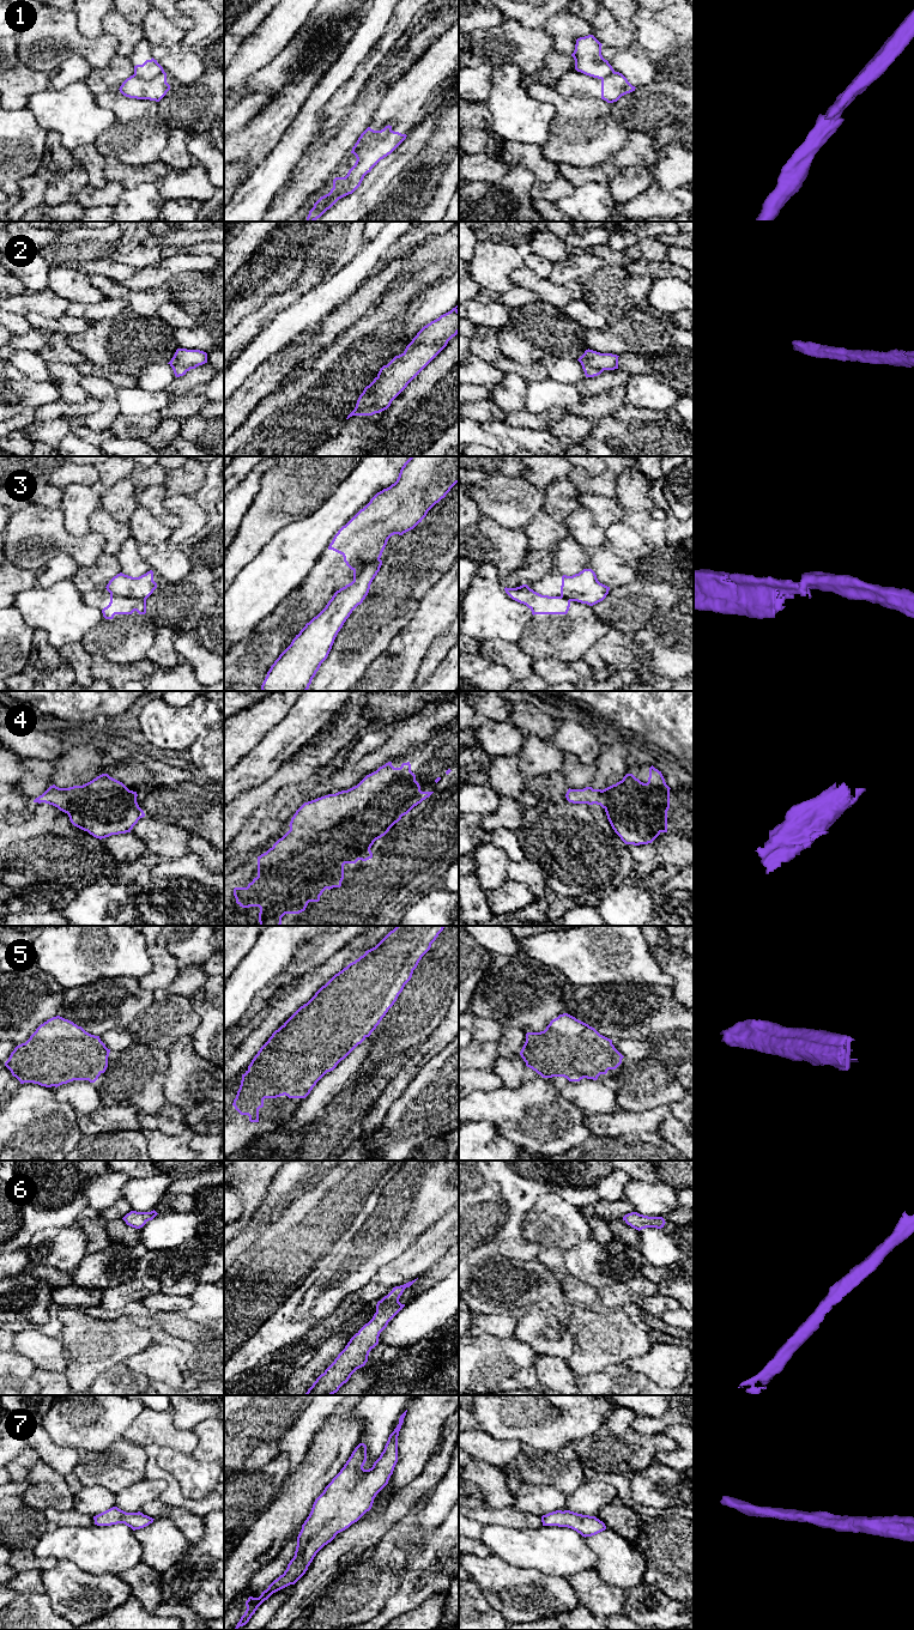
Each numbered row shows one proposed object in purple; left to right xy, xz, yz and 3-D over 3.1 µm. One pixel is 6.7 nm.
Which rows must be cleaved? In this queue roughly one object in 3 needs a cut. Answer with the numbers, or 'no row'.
1, 3

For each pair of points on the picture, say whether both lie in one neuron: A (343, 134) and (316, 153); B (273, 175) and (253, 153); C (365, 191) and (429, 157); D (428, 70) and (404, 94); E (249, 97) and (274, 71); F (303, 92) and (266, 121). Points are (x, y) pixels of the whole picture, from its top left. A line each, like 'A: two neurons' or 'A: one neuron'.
A: one neuron
B: two neurons
C: two neurons
D: one neuron
E: one neuron
F: one neuron

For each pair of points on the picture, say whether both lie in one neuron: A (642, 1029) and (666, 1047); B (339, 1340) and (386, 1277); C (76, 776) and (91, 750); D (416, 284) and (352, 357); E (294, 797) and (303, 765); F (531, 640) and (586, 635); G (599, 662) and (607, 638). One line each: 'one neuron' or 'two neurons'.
A: one neuron
B: two neurons
C: one neuron
D: one neuron
E: two neurons
F: one neuron
G: one neuron

